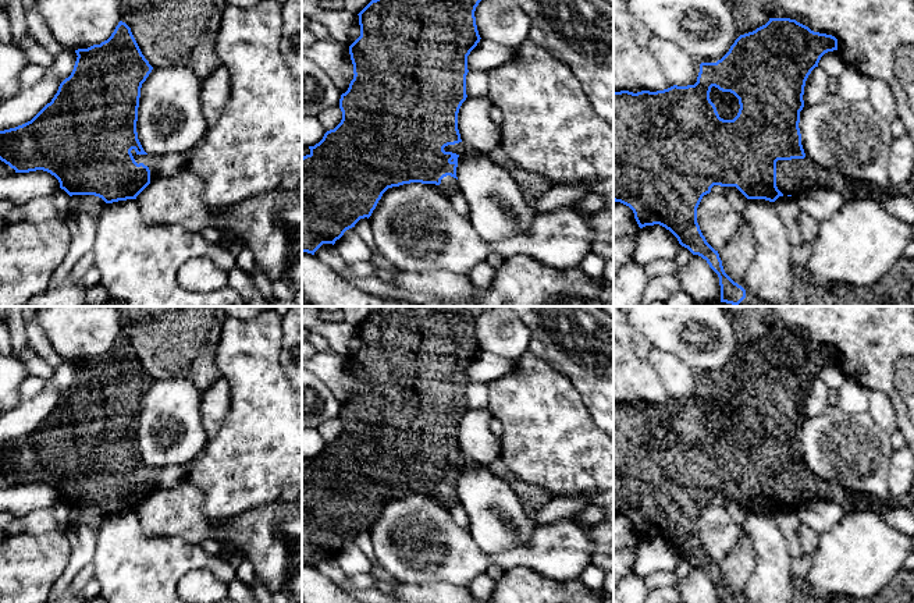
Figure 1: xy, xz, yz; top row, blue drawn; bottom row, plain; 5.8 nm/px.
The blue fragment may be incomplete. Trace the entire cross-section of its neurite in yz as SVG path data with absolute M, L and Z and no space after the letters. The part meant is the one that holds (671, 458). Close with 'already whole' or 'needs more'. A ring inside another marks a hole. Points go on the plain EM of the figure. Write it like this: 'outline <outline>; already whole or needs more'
outline M769 330L765 337L740 347L716 375L701 375L694 397L673 397L657 404L614 404L614 512L633 522L640 540L659 536L669 542L682 558L705 571L719 589L721 603L746 603L725 585L718 563L703 547L697 535L697 519L714 497L736 499L747 511L769 514L779 508L799 510L811 500L837 497L833 485L805 468L799 440L805 393L818 379L821 369L833 362L837 362L835 348L814 344L796 331ZM712 398L739 411L740 421L733 432L719 429L709 411Z; needs more

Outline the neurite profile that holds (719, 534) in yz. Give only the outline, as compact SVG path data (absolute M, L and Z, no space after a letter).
M709 504L697 519L697 535L707 554L719 563L740 543L744 531L722 504Z

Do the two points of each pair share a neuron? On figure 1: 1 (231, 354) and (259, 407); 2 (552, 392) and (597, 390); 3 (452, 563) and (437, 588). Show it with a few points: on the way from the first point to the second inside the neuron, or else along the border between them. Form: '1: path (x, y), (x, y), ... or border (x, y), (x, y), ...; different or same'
1: path (244, 366), (256, 379), (258, 394); same
2: border (554, 368), (572, 385), (593, 419); different
3: border (423, 584), (448, 582), (466, 588); different

